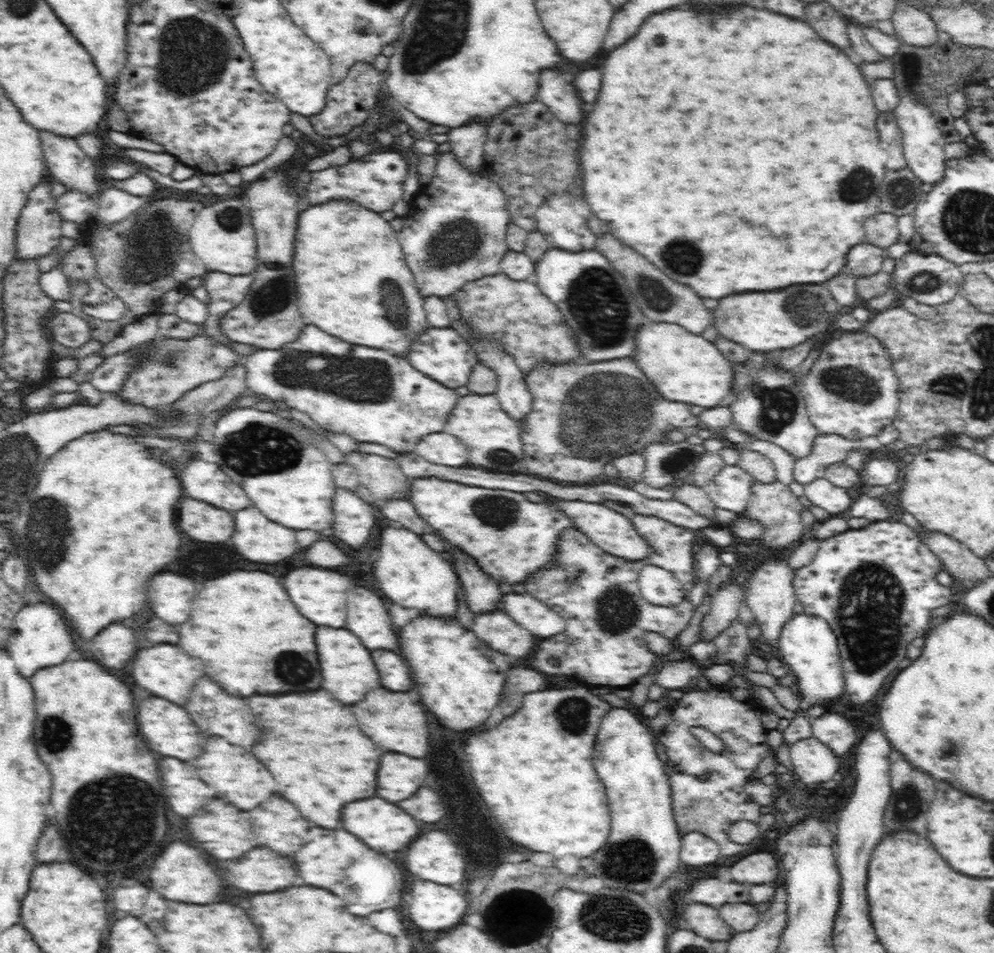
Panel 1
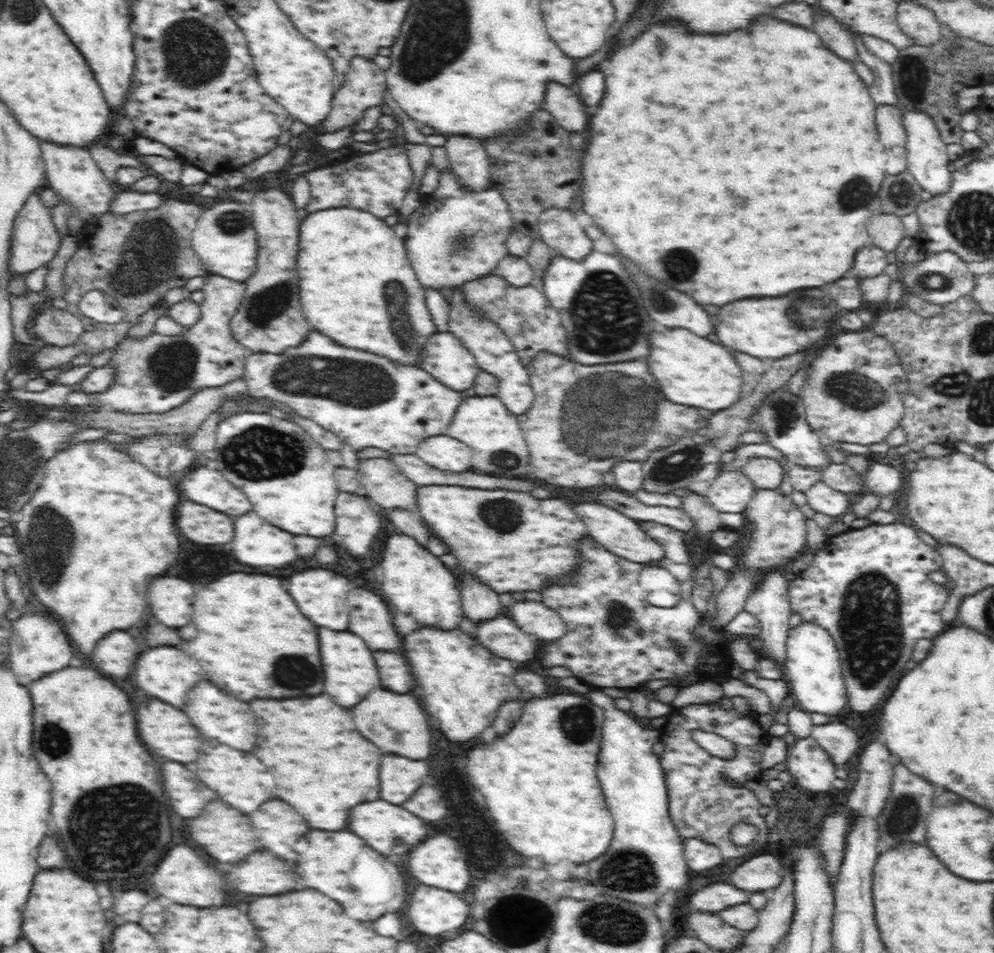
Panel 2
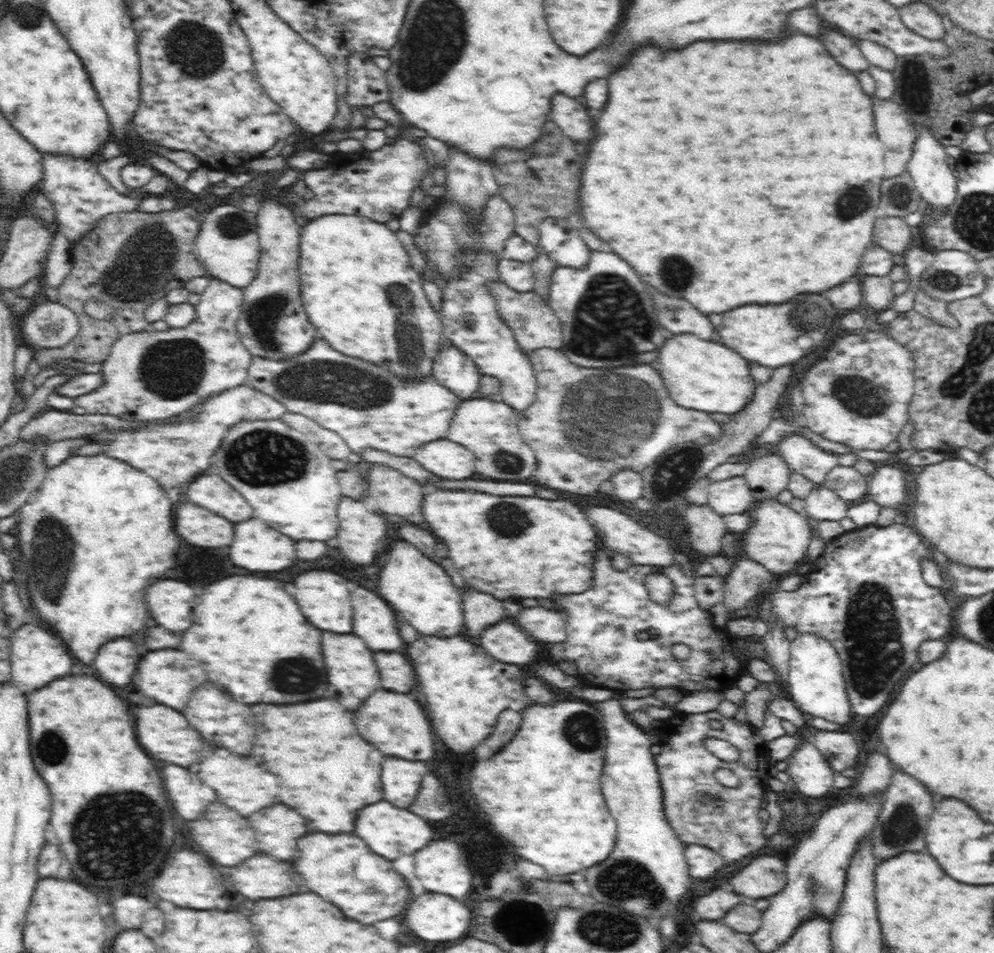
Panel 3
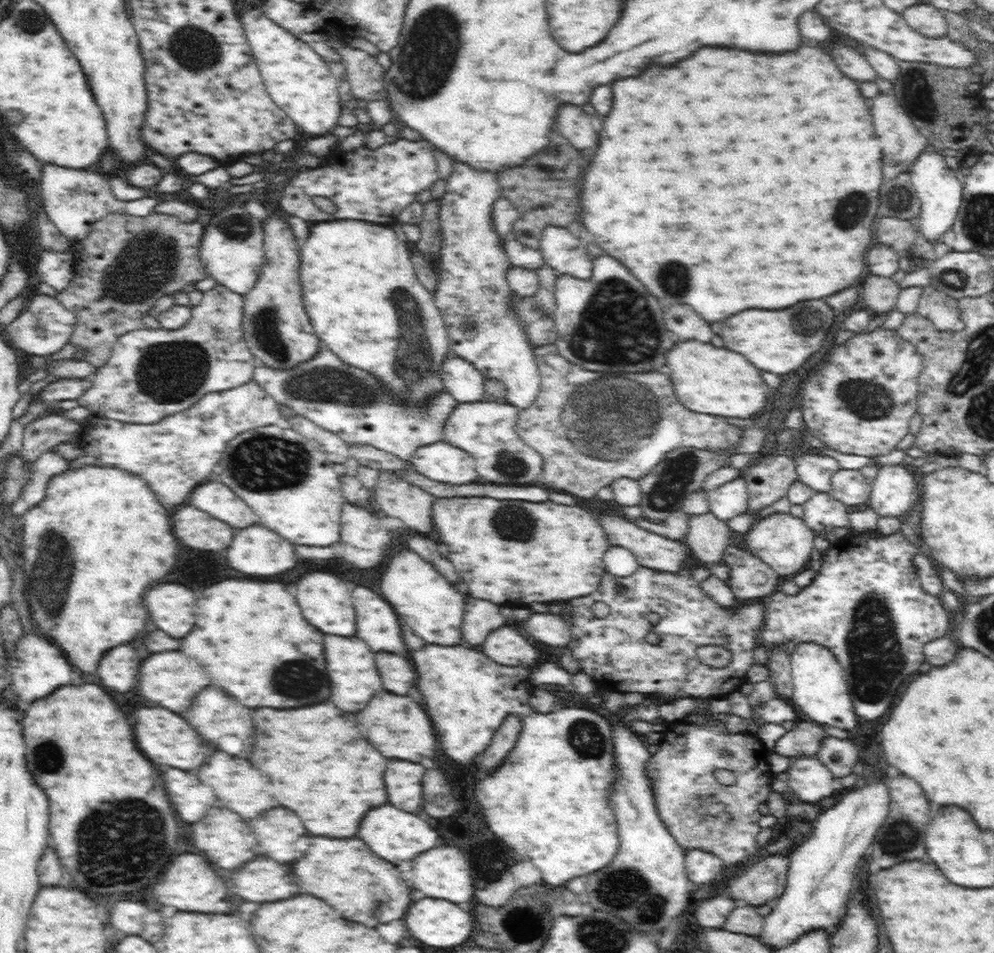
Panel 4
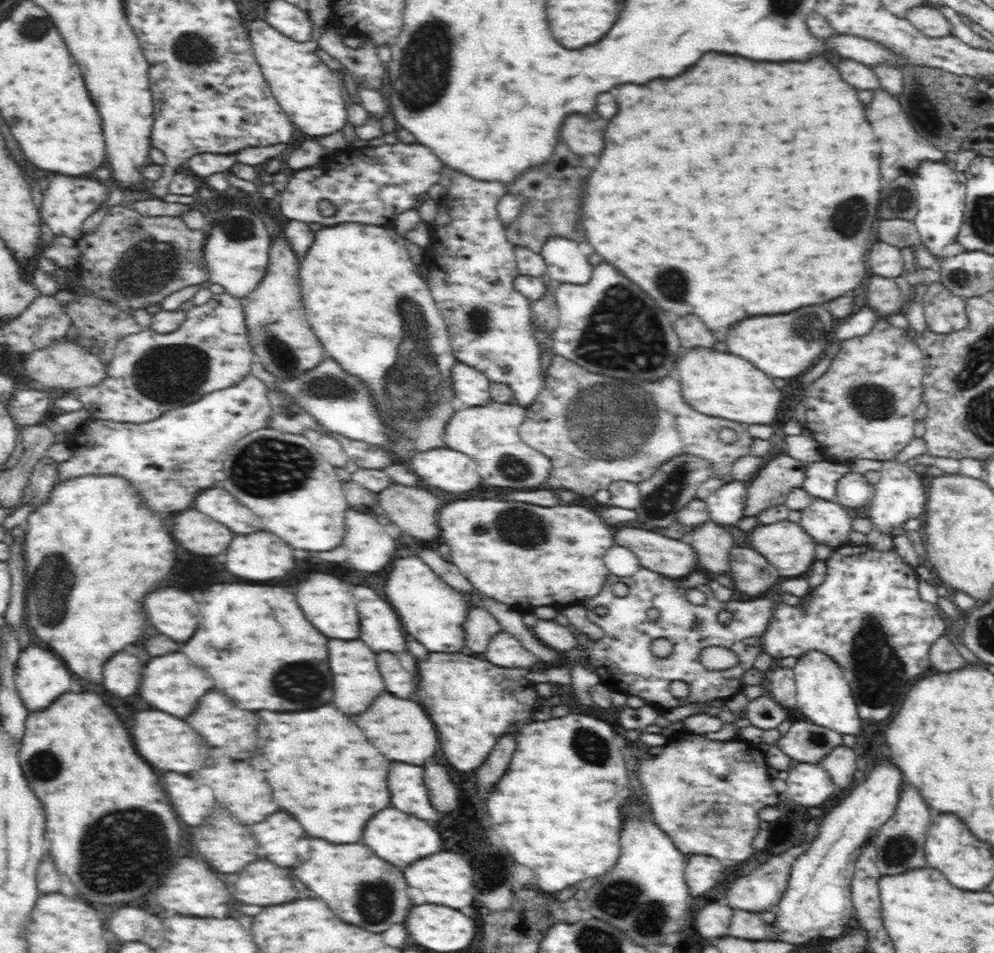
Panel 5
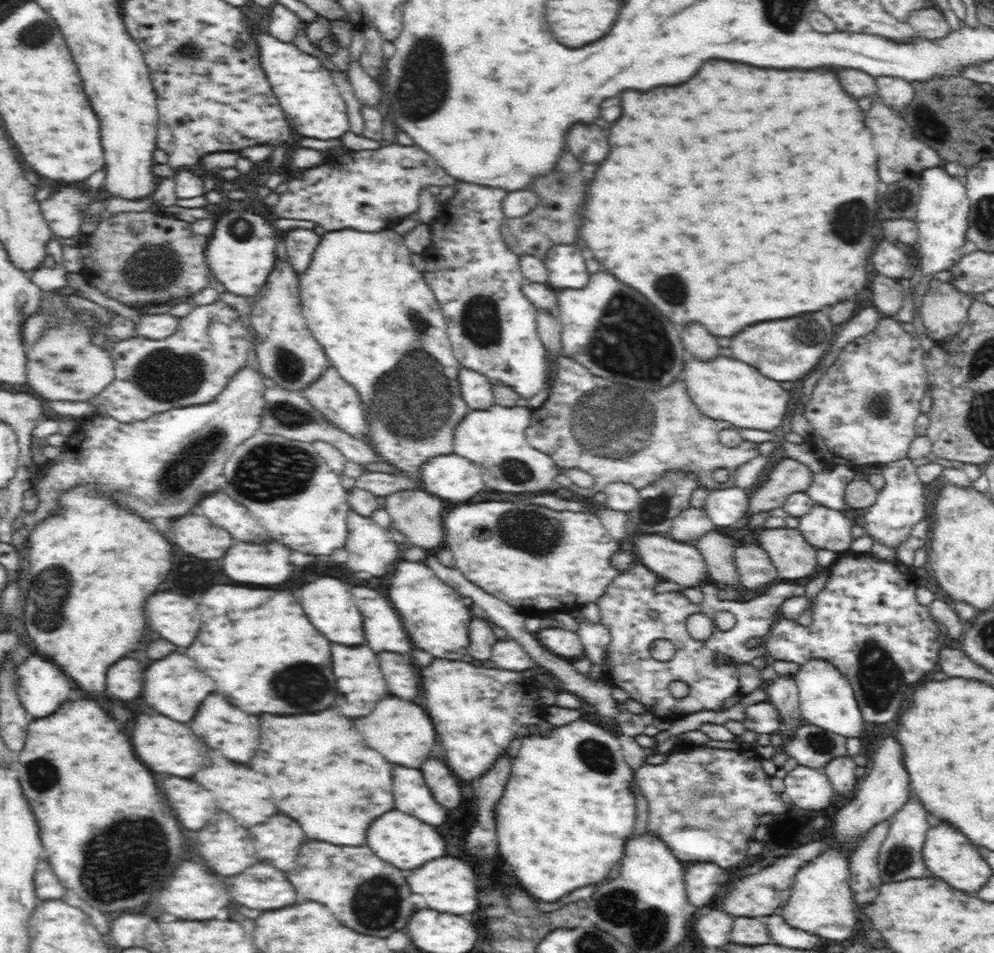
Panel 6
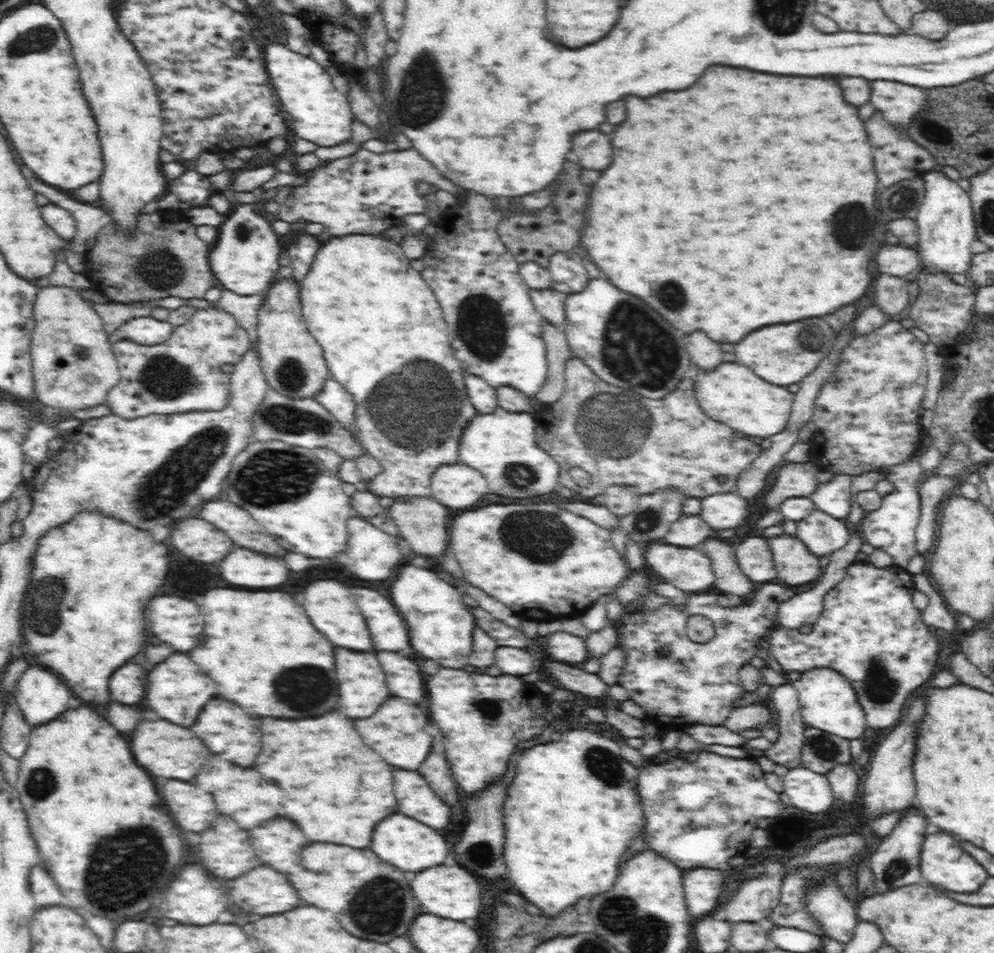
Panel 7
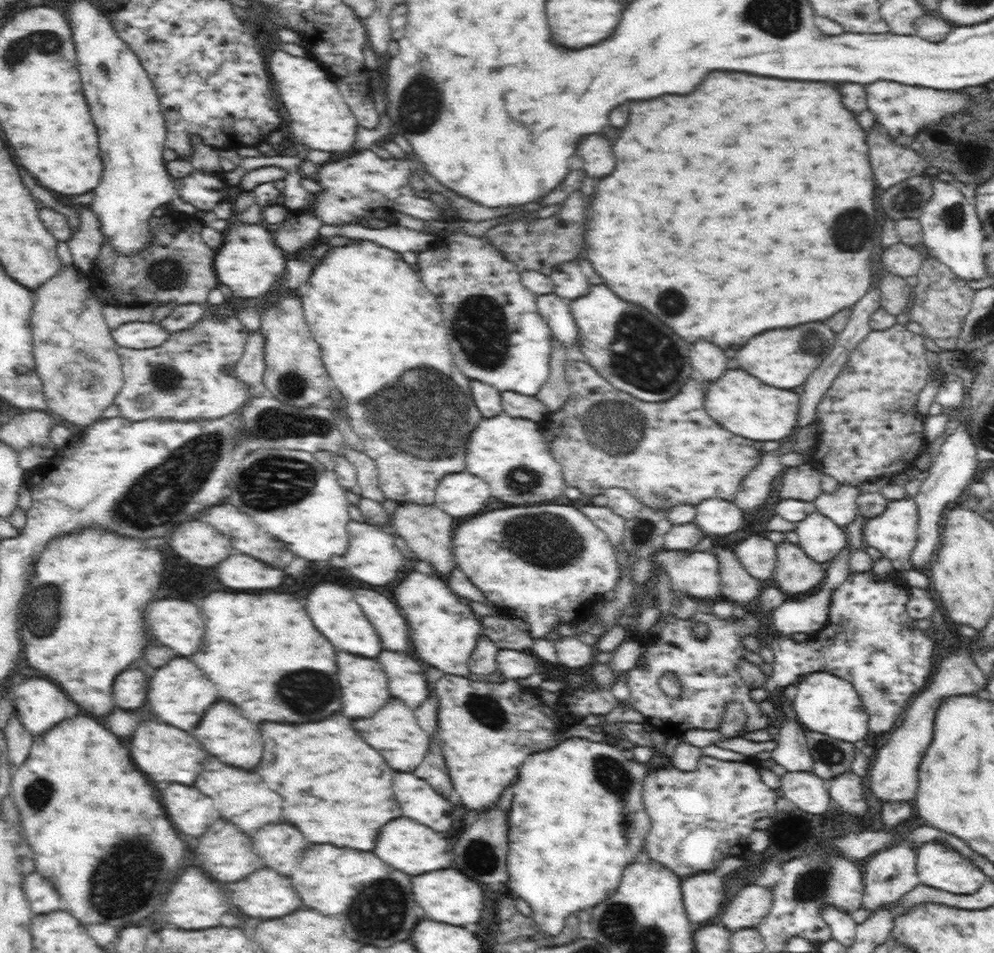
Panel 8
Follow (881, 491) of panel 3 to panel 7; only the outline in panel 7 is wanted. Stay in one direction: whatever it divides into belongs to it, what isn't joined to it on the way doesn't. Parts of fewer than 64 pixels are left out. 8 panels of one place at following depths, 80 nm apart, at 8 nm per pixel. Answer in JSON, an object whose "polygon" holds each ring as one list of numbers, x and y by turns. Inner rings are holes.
{"polygon":[[913,457,894,468,888,468,885,478,892,483,892,490,881,496,880,506,876,510,868,511,858,525,864,541,868,541,874,548,888,552,893,558,893,566,906,568,910,558,916,554,915,531,921,515,921,498,918,479,923,470,917,459]]}

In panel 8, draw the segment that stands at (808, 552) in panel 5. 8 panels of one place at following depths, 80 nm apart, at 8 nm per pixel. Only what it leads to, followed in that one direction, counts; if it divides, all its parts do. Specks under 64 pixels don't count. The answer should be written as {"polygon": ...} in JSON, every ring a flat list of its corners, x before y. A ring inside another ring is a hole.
{"polygon":[[782,541,776,544,776,570,774,580,786,594,808,594,822,583,825,570,812,560,799,544]]}

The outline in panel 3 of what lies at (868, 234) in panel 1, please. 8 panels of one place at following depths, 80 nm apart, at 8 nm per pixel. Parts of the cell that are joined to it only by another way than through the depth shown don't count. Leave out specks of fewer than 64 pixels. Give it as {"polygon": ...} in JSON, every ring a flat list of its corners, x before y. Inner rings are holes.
{"polygon":[[877,216,872,226,872,243,888,252,904,254,914,234,903,217]]}

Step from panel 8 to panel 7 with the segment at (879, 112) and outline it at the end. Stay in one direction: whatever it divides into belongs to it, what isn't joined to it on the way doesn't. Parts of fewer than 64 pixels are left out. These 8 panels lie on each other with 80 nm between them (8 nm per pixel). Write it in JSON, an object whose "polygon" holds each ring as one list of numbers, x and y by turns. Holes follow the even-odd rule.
{"polygon":[[893,80,871,81,872,104,886,114,886,120,899,128,913,129,912,118,928,106,926,91,922,87]]}

